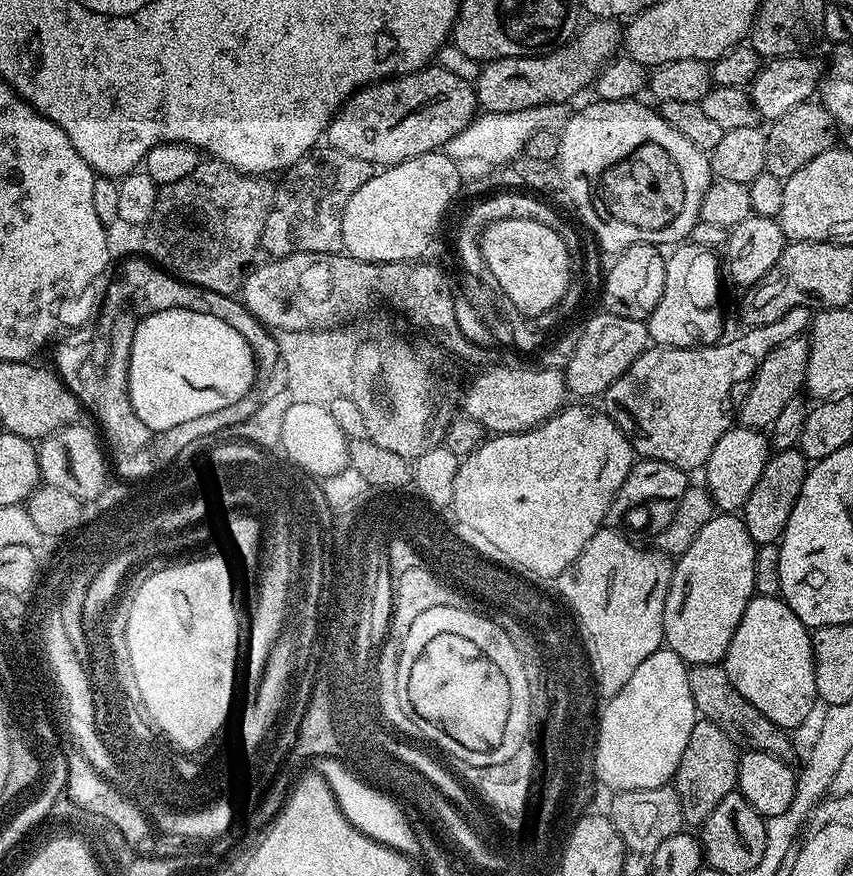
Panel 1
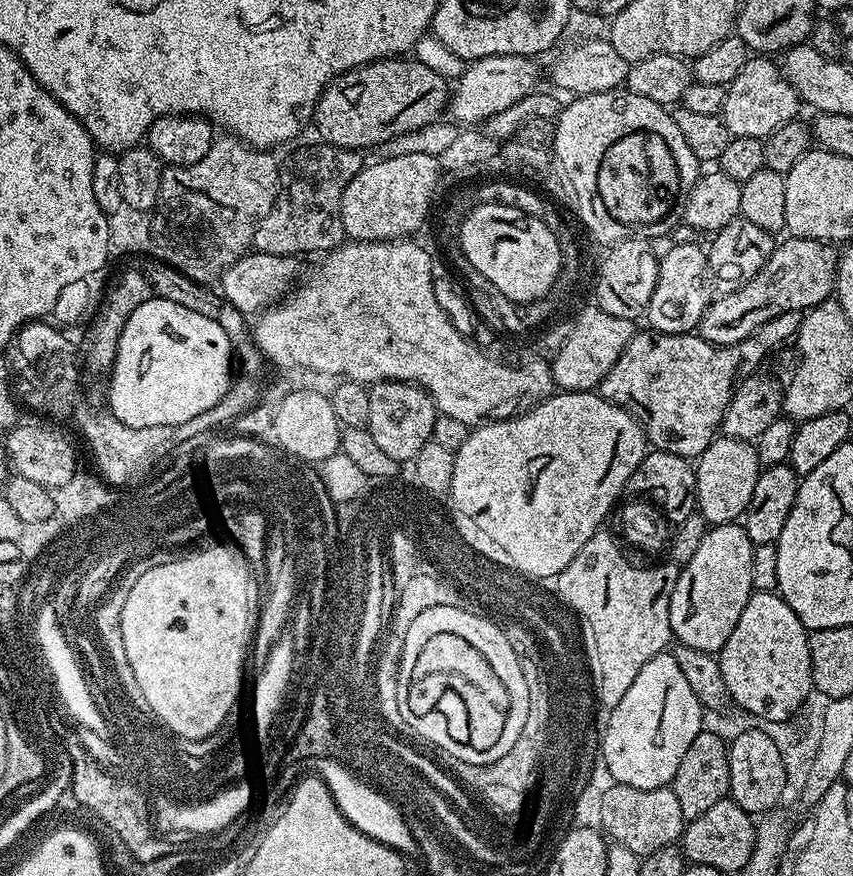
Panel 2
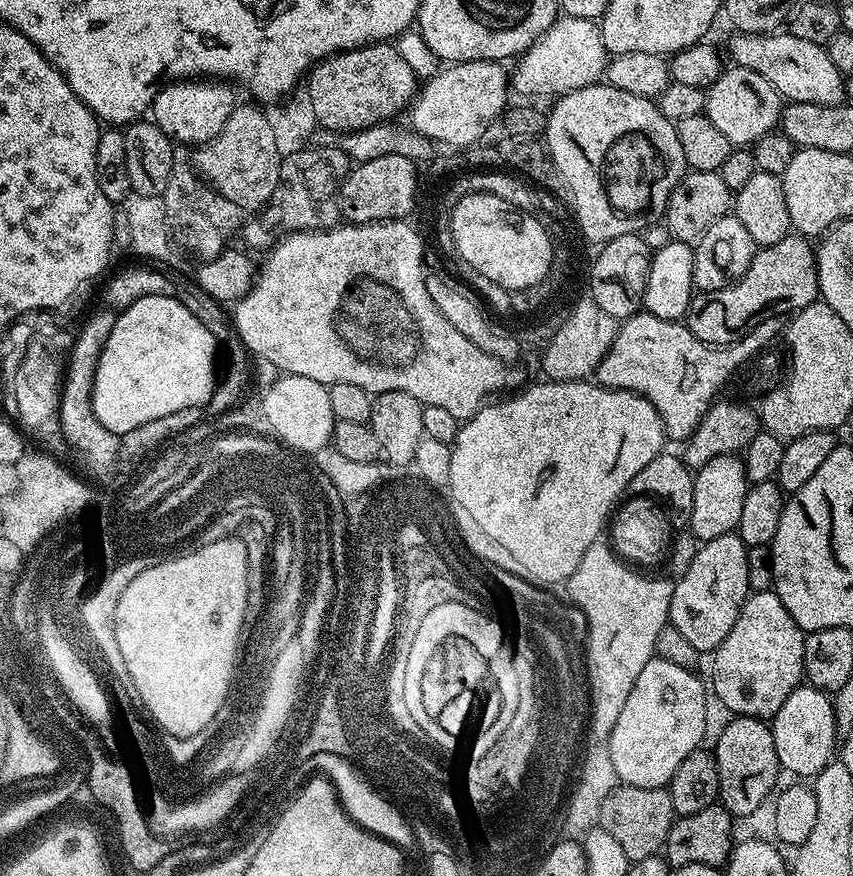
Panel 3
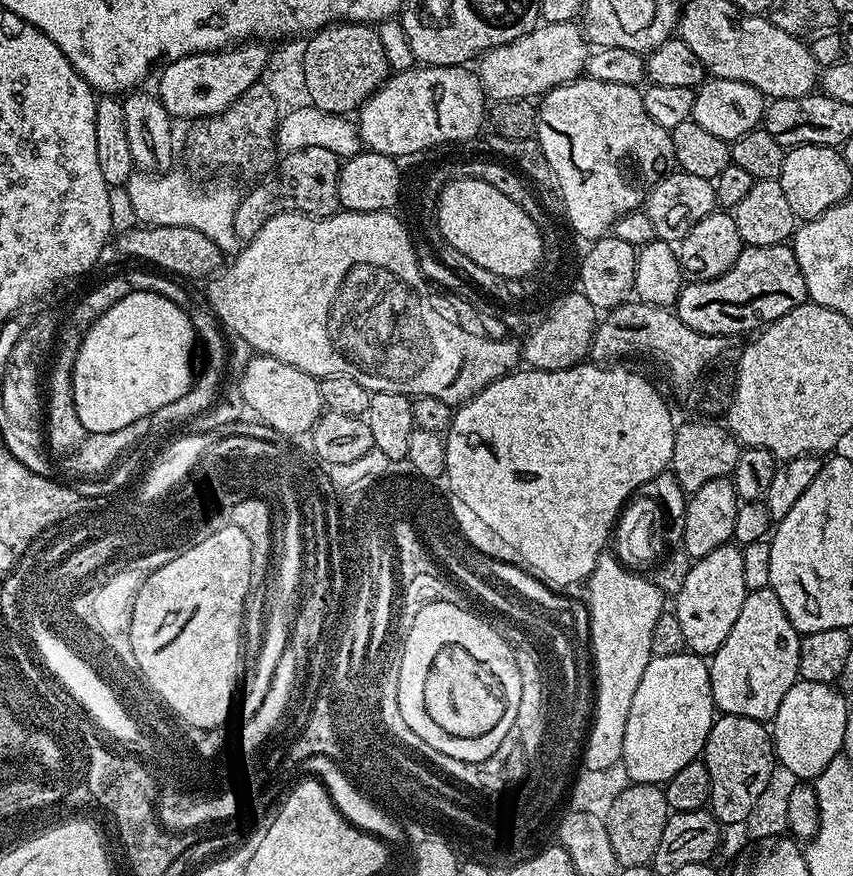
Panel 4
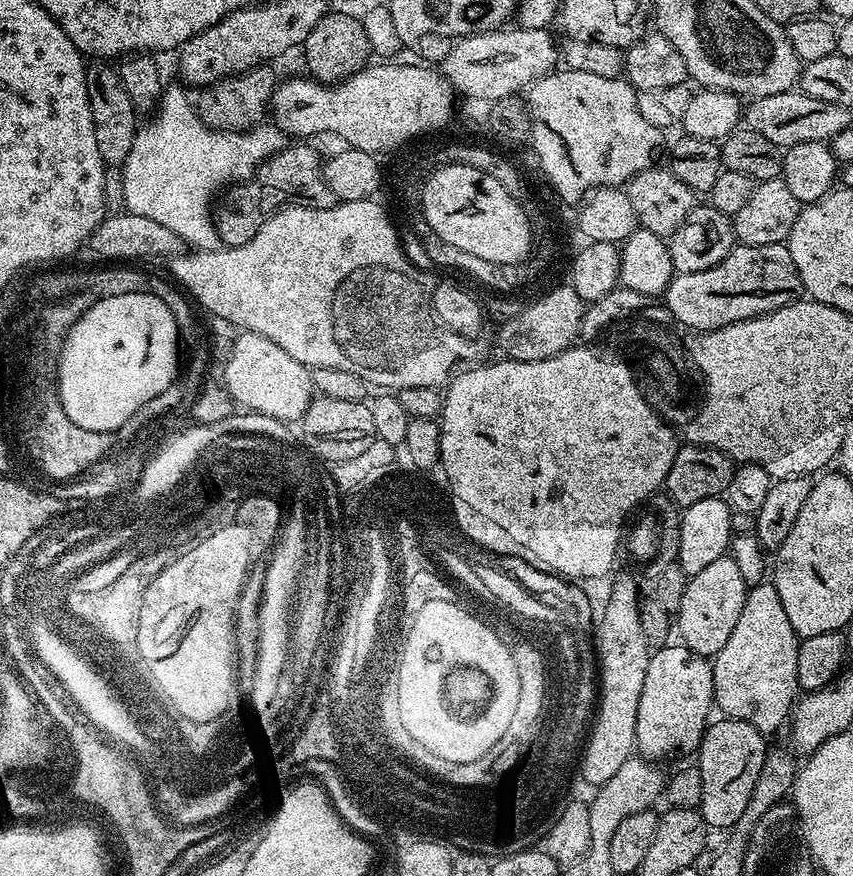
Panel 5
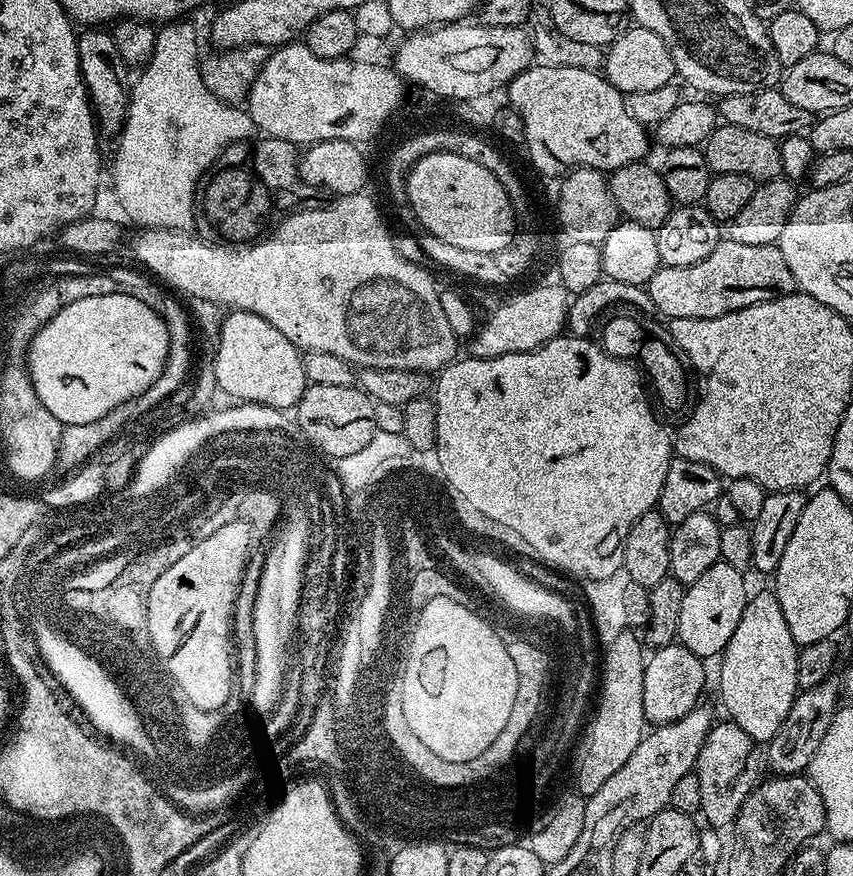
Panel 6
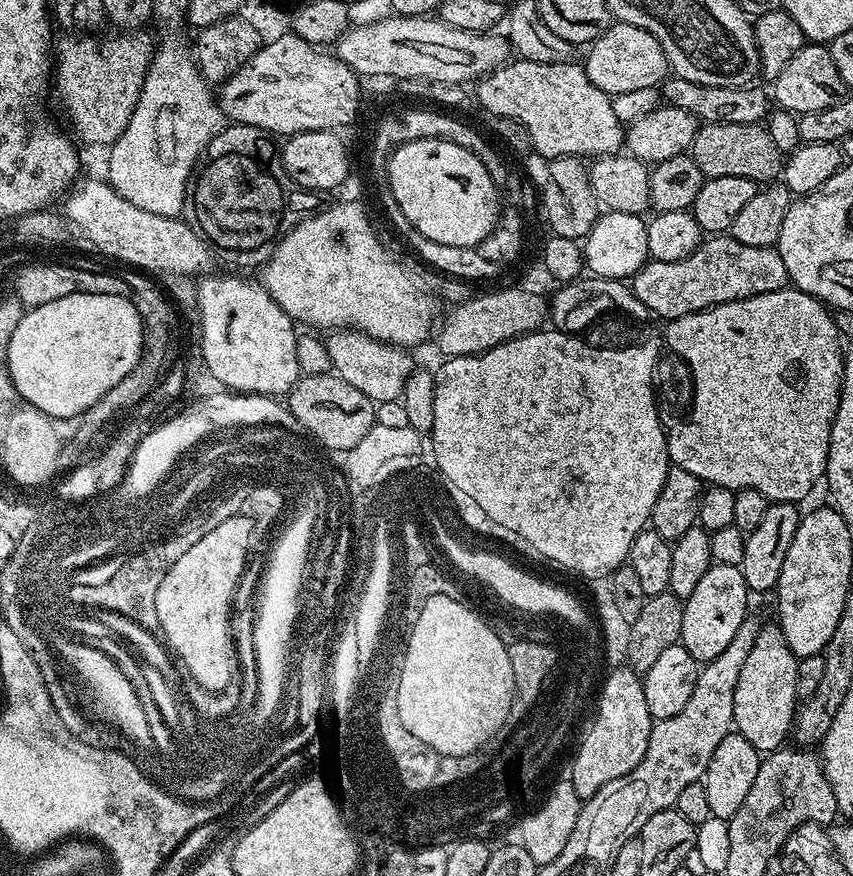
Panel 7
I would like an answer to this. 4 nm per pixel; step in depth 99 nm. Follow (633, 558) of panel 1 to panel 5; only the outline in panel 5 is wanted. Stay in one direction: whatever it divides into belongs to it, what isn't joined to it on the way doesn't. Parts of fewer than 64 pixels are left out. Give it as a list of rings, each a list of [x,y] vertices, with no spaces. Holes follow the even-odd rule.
[[[620,580],[608,592],[604,617],[599,617],[594,632],[594,648],[598,653],[598,707],[591,725],[592,737],[584,744],[579,757],[578,772],[591,786],[610,782],[627,760],[633,759],[636,747],[638,698],[642,698],[642,682],[646,682],[646,666],[650,655],[648,639],[642,634],[640,606],[642,596],[636,593],[632,580]]]

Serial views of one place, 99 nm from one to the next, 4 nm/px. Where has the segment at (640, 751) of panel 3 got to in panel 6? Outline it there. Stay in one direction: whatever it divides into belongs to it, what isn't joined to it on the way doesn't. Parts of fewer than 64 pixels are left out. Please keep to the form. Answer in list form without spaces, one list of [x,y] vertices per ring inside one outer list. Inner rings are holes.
[[[679,642],[657,648],[647,657],[642,678],[642,706],[644,719],[649,725],[678,722],[690,714],[690,710],[697,708],[701,703],[700,695],[704,692],[704,664],[701,657],[686,650]]]

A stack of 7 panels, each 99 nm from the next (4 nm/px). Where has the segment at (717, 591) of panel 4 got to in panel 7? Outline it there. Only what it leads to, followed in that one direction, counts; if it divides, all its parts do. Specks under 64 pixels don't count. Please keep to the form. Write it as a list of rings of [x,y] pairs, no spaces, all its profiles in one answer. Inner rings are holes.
[[[713,563],[706,574],[702,574],[694,594],[684,600],[684,613],[682,614],[682,634],[679,643],[698,662],[707,662],[718,658],[730,642],[734,642],[734,634],[738,626],[750,614],[748,608],[750,593],[746,586],[746,578],[739,568]]]

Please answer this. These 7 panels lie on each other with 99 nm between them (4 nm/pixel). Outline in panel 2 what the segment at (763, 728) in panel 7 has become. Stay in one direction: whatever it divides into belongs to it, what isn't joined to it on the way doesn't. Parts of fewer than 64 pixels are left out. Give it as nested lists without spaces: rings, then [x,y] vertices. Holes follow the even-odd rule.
[[[753,591],[752,597],[746,602],[746,610],[742,610],[742,618],[738,618],[738,626],[726,638],[726,646],[722,646],[718,659],[722,666],[722,678],[726,681],[731,703],[745,708],[752,716],[763,720],[788,722],[799,708],[805,707],[805,700],[813,695],[812,667],[810,666],[810,632],[790,610],[790,606],[776,592]]]

